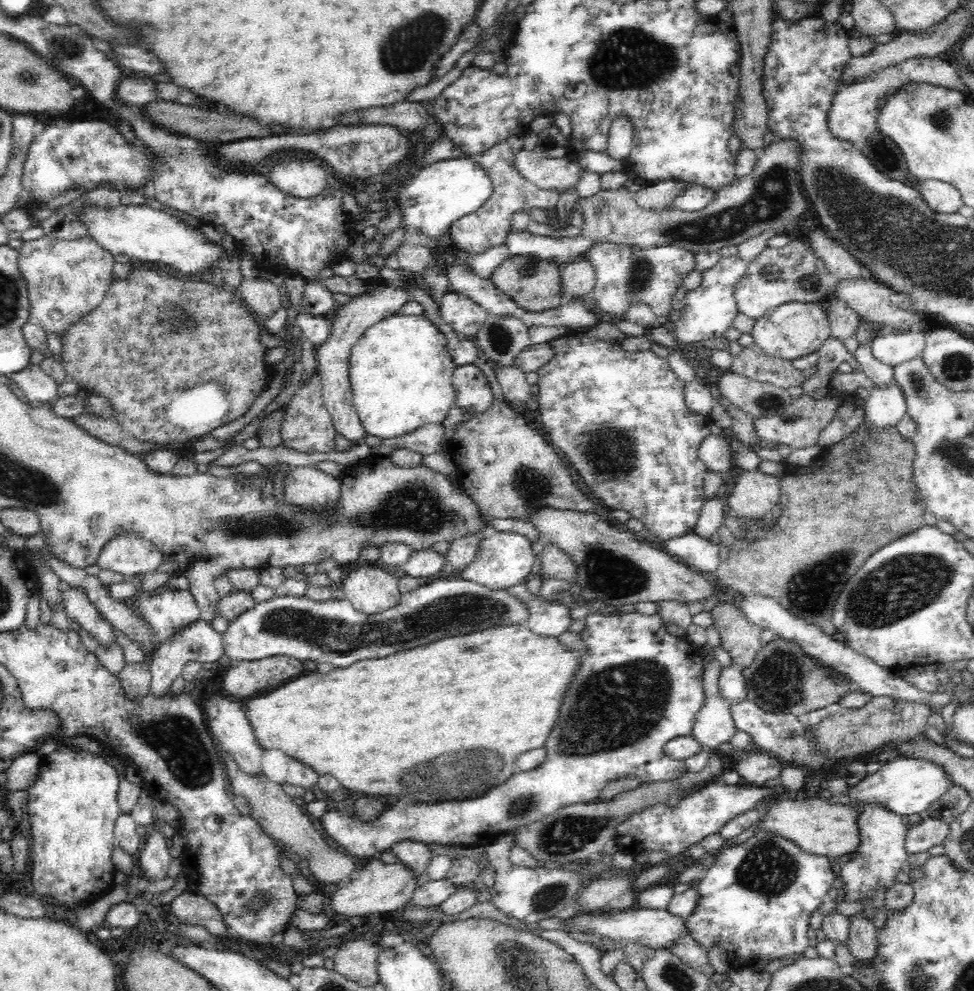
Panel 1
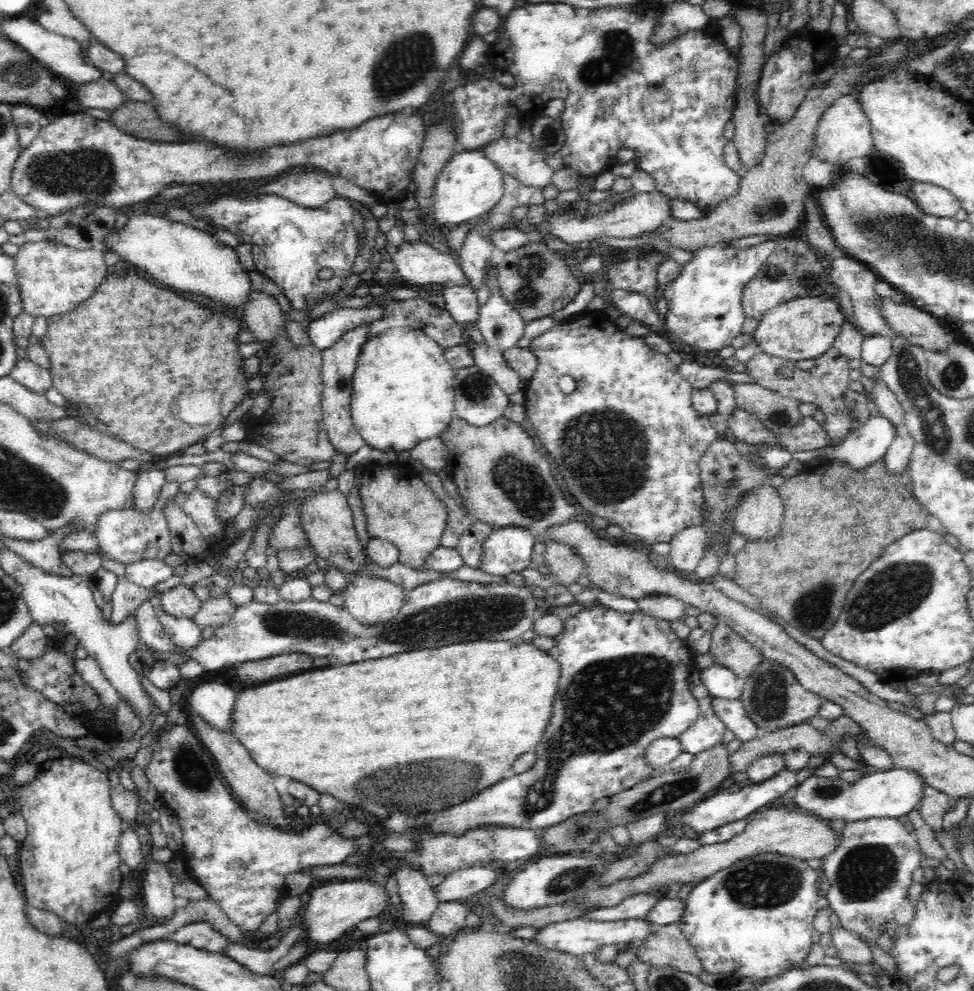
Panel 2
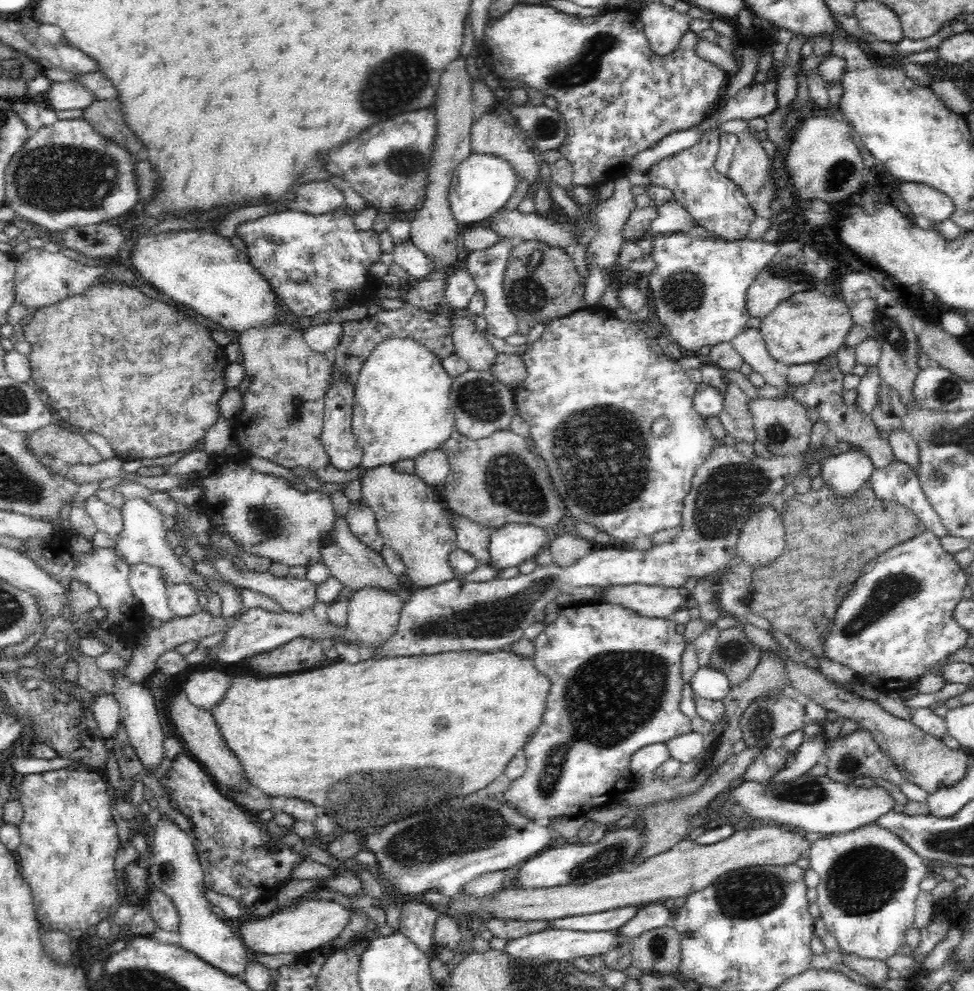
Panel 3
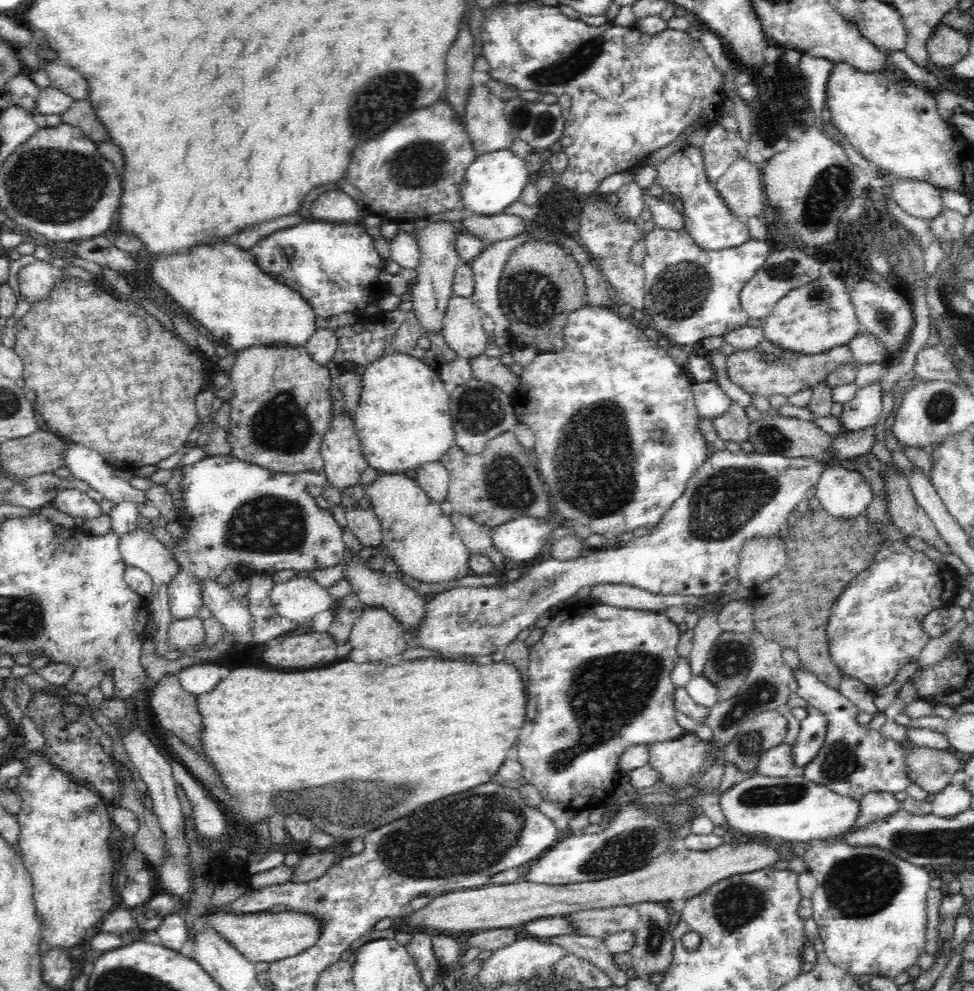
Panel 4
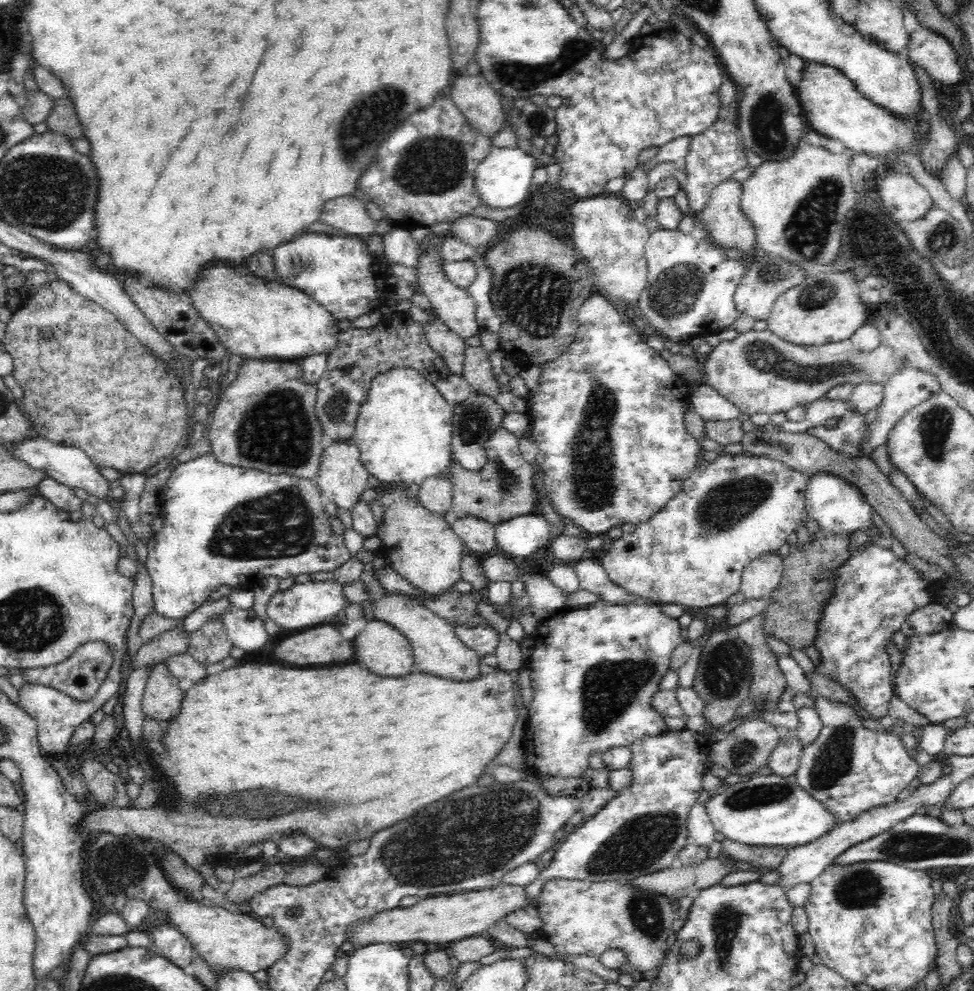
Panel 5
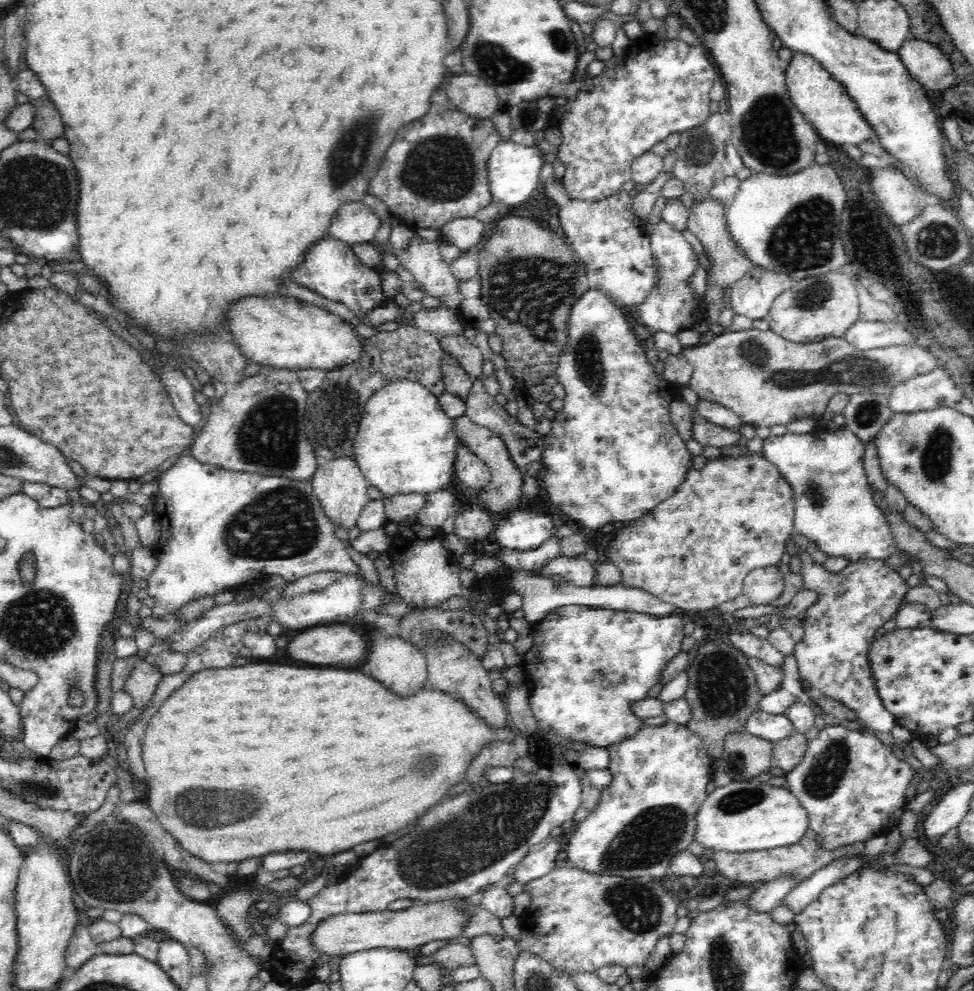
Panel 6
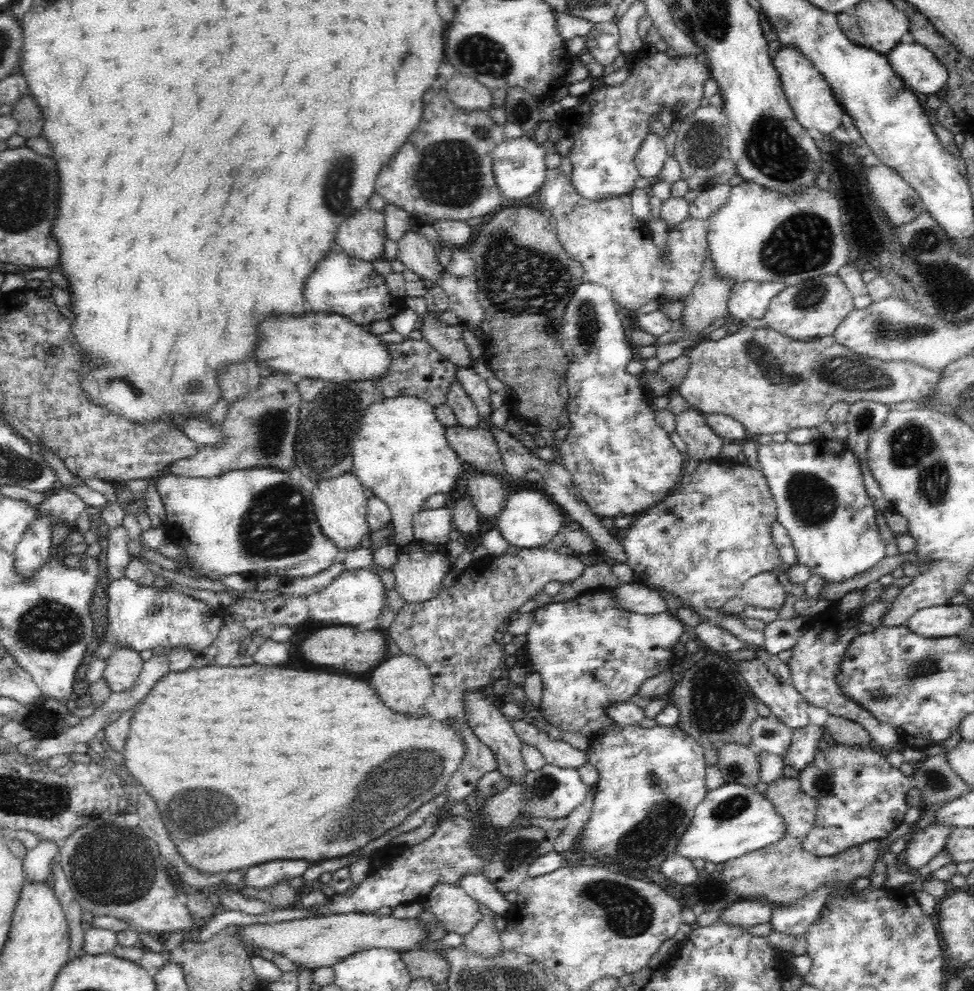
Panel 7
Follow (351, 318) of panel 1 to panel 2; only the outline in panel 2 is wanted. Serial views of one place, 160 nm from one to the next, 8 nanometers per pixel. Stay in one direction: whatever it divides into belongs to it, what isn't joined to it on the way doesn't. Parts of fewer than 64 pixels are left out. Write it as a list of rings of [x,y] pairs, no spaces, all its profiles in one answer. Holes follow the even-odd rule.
[[[363,321],[346,331],[335,340],[332,346],[321,350],[323,393],[321,407],[326,424],[326,433],[333,443],[335,451],[350,457],[365,445],[362,436],[354,429],[351,416],[351,398],[353,394],[352,378],[355,372],[355,363],[358,362],[359,352],[367,340],[367,332],[372,321]]]

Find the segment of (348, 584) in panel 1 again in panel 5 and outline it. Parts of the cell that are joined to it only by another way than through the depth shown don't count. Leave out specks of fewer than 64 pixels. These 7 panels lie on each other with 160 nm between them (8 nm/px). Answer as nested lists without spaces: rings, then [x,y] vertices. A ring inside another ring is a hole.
[[[382,619],[368,620],[353,642],[356,662],[374,670],[374,674],[390,674],[390,678],[398,678],[416,671],[410,641]]]

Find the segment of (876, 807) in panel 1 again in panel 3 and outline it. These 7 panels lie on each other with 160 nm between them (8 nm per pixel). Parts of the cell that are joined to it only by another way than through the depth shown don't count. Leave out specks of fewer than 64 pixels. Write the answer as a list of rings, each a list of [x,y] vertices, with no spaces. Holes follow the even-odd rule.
[[[870,822],[856,830],[827,835],[813,842],[809,854],[810,867],[820,876],[817,890],[817,904],[820,917],[826,929],[836,937],[839,955],[855,954],[862,958],[888,961],[890,956],[900,953],[905,944],[906,930],[914,924],[915,902],[920,890],[920,882],[931,874],[917,854],[898,834],[894,834],[880,823]]]

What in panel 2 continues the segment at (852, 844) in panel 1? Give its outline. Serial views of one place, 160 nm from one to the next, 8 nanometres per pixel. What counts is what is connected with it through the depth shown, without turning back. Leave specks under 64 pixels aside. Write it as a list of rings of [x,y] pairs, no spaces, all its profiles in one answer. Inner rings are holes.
[[[786,807],[764,808],[758,812],[746,828],[737,834],[732,840],[725,843],[700,845],[693,853],[680,855],[672,853],[662,854],[656,862],[653,862],[648,870],[641,872],[633,879],[612,884],[608,888],[600,888],[578,895],[577,900],[591,908],[612,908],[626,898],[634,894],[661,894],[668,893],[668,886],[672,882],[678,884],[692,884],[703,879],[710,878],[715,871],[728,867],[738,859],[746,858],[747,855],[758,854],[759,851],[777,851],[778,854],[789,855],[790,858],[798,858],[806,861],[810,858],[822,858],[832,853],[841,844],[840,836],[836,836],[830,830],[828,819],[812,811],[798,809],[791,810]]]

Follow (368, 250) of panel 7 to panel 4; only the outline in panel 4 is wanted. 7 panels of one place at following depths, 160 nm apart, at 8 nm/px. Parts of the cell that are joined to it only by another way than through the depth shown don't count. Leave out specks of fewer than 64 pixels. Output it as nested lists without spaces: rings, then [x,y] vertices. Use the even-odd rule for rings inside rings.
[[[339,187],[329,188],[312,202],[311,216],[323,222],[356,223],[363,220],[360,208],[354,198],[344,193]]]

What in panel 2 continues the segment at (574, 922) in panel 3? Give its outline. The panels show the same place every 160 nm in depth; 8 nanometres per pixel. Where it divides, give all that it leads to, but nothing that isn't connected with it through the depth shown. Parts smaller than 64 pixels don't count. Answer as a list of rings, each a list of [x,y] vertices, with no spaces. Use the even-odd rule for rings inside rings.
[[[658,893],[634,894],[612,908],[596,908],[589,913],[584,913],[581,918],[592,920],[644,919],[661,898],[662,895]]]

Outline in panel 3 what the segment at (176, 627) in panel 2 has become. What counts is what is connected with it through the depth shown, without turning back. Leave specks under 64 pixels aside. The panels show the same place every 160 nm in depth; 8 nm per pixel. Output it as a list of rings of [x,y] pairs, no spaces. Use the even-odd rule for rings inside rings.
[[[140,562],[132,564],[129,568],[129,585],[143,612],[164,624],[176,616],[167,601],[168,584],[161,570]]]

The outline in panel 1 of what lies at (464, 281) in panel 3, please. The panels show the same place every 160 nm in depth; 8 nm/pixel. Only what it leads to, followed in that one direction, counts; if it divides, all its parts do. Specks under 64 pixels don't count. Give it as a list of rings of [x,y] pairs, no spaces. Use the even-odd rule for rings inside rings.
[[[450,290],[440,300],[442,320],[466,338],[474,338],[489,315],[478,303],[455,291]]]

